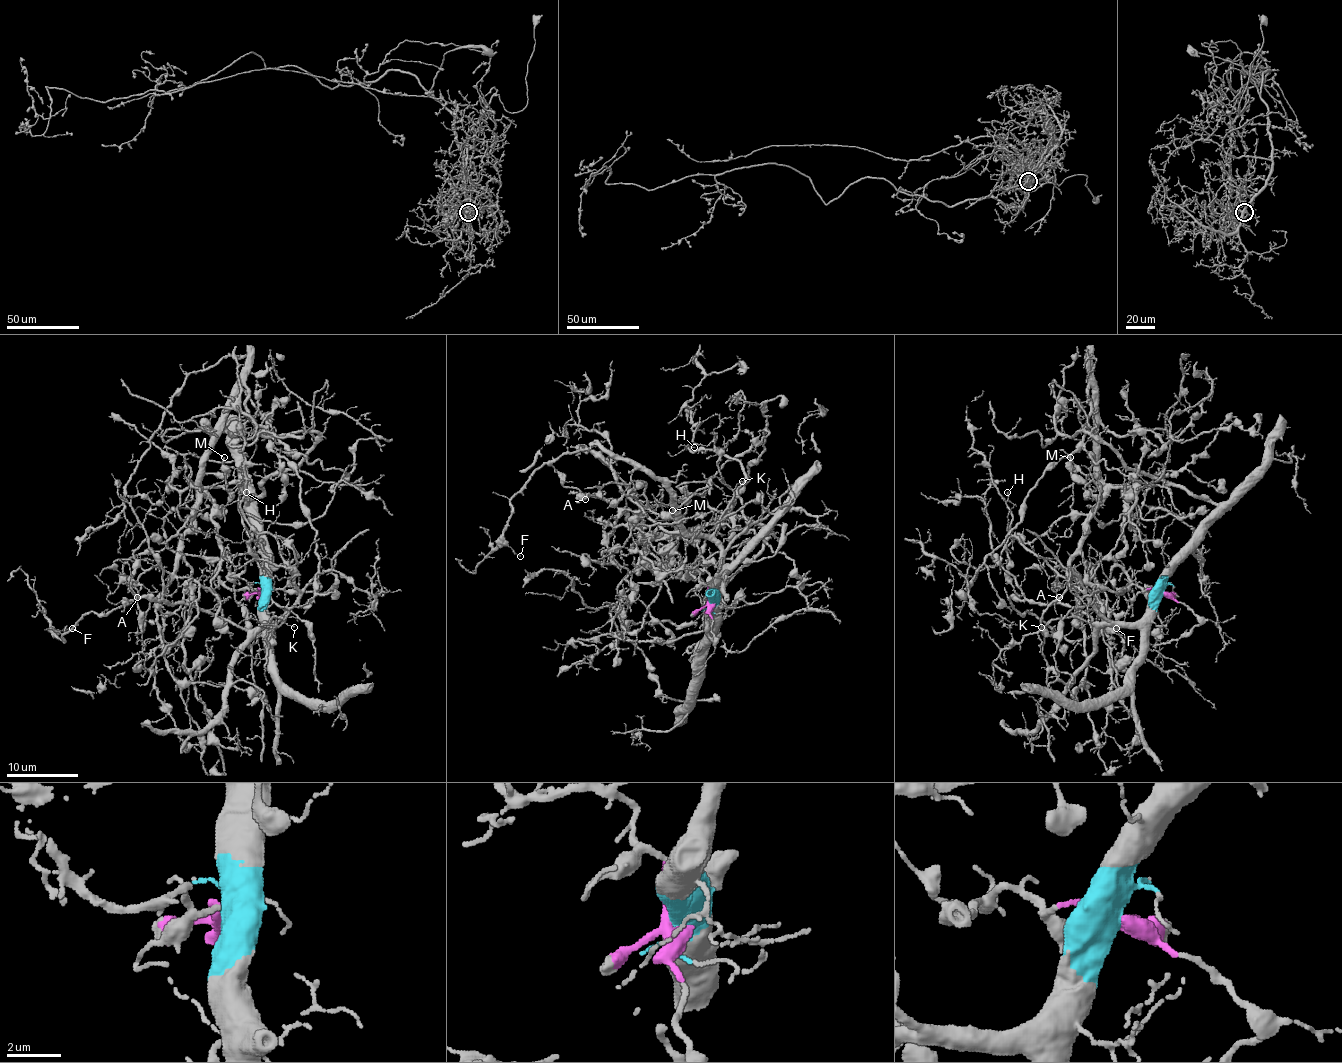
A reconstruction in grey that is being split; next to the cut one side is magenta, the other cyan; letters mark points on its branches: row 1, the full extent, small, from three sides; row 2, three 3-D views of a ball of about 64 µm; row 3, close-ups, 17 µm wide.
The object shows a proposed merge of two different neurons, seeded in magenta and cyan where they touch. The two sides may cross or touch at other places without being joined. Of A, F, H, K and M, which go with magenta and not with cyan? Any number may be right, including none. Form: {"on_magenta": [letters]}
{"on_magenta": ["A", "M"]}

